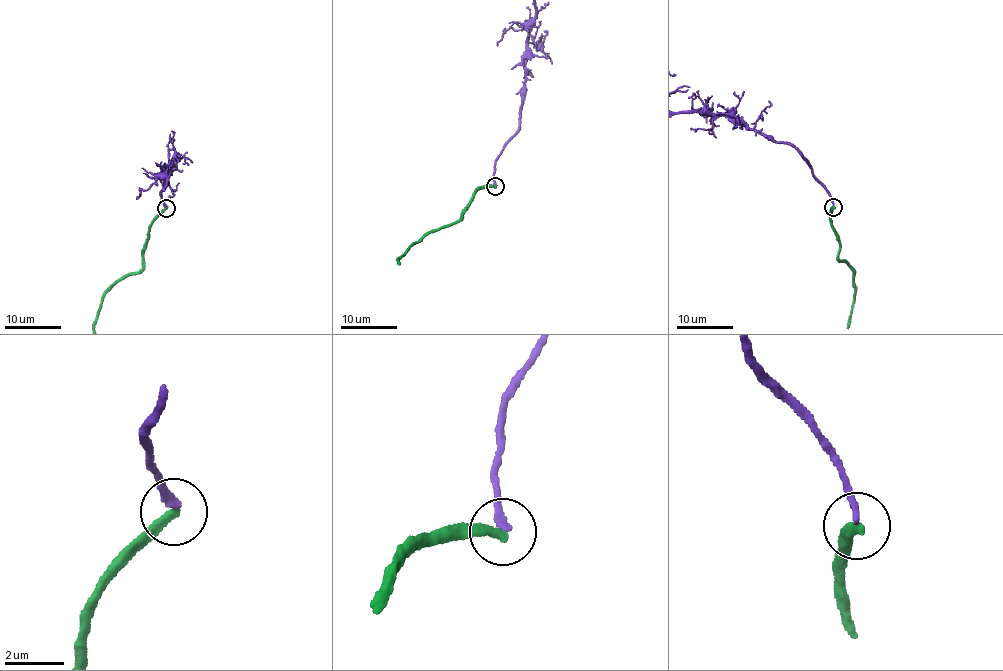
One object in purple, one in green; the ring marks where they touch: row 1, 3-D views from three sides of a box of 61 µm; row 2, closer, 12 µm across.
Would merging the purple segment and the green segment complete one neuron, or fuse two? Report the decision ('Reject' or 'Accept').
Reject

